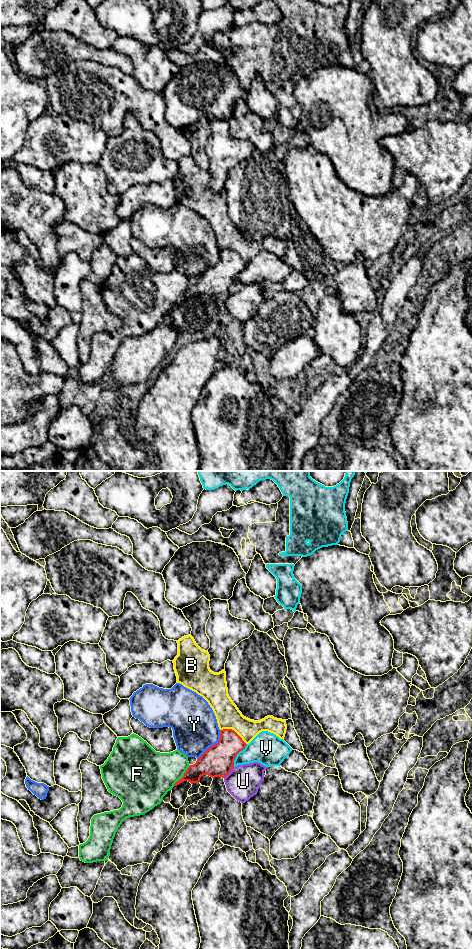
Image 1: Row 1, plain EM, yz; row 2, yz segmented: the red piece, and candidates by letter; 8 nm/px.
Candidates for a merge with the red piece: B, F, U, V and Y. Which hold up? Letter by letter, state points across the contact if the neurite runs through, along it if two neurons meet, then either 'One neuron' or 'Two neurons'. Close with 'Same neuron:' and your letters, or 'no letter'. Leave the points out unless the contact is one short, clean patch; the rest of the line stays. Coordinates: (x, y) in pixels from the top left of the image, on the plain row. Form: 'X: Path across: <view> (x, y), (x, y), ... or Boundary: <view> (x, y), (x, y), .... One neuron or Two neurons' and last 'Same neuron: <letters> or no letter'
B: Boundary: yz (220, 249), (232, 249), (236, 253). Two neurons
F: Two neurons
U: Boundary: yz (234, 287), (224, 298). Two neurons
V: Boundary: yz (247, 264), (237, 274), (233, 286). Two neurons
Y: Boundary: yz (220, 250), (220, 259), (197, 279). Two neurons
Same neuron: no letter

